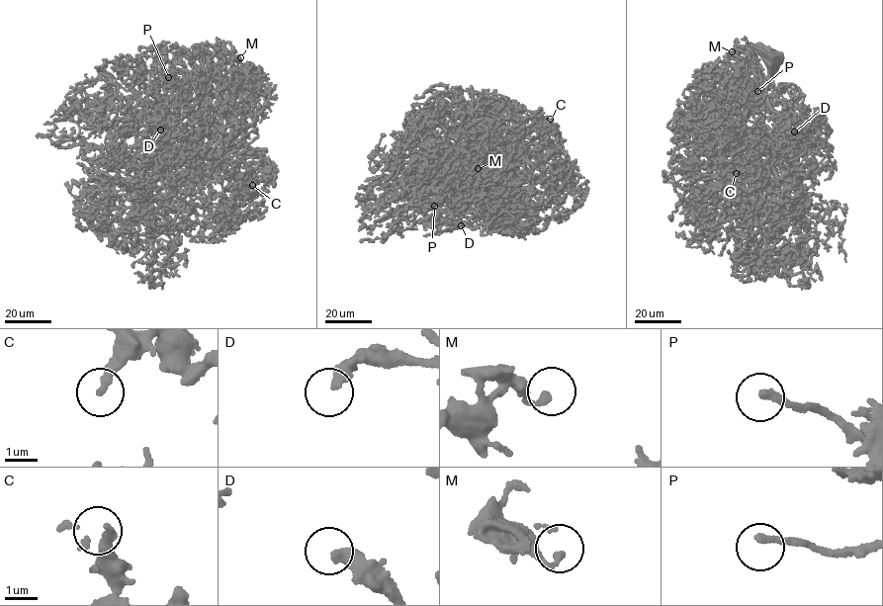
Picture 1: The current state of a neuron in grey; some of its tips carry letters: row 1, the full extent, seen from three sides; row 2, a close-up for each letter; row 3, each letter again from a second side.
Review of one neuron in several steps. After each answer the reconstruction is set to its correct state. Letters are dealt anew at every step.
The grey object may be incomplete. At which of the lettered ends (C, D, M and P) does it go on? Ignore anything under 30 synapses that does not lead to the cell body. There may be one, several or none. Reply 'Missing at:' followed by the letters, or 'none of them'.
Missing at: P

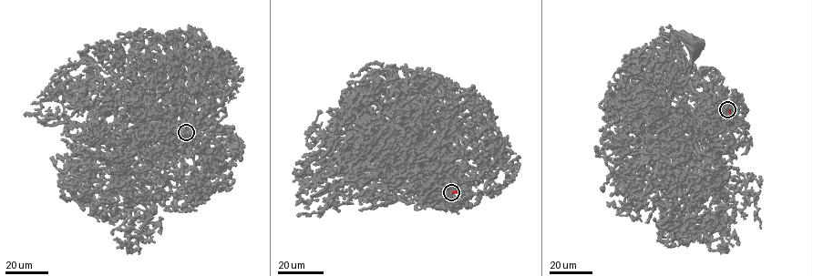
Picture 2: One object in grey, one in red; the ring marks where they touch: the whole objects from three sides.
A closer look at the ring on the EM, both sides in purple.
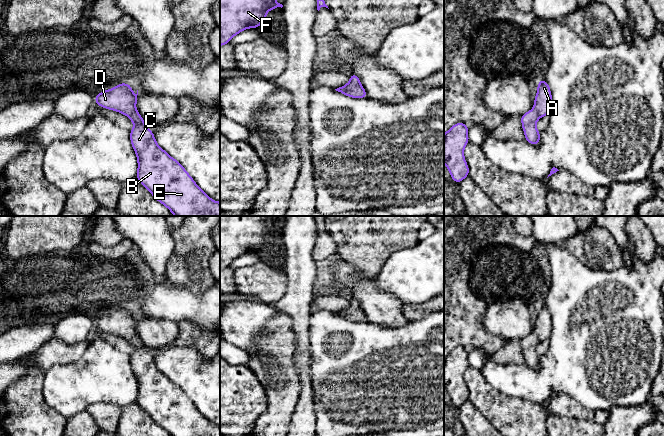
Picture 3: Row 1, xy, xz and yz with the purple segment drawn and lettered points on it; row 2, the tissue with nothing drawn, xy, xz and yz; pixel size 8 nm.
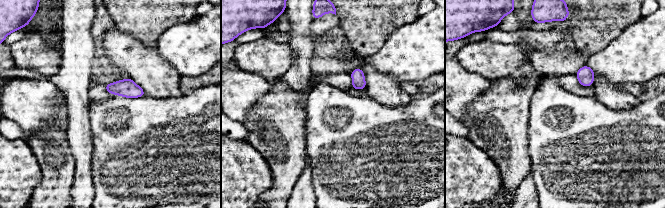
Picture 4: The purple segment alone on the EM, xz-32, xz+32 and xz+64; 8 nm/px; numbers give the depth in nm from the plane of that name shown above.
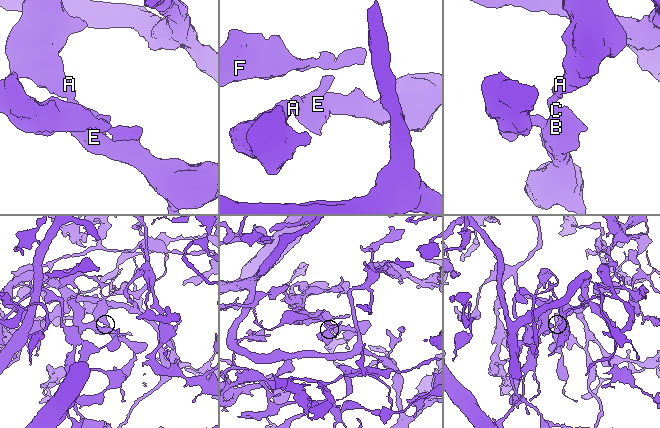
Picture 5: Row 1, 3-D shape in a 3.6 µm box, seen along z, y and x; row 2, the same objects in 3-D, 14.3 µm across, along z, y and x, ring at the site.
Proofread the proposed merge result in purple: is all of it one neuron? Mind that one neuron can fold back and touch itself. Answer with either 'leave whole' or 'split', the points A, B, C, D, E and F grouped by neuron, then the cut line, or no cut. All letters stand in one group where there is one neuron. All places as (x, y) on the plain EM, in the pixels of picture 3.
leave whole; A B C D E F; no cut

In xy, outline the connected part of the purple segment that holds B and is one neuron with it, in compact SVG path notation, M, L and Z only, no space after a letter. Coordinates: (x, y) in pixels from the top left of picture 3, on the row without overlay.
M120 307L94 321L95 327L100 331L120 336L134 347L130 355L130 364L138 385L136 403L171 436L220 436L220 426L212 424L198 411L185 392L159 371L153 356L145 349L136 334L137 319L138 314L135 319L130 308Z

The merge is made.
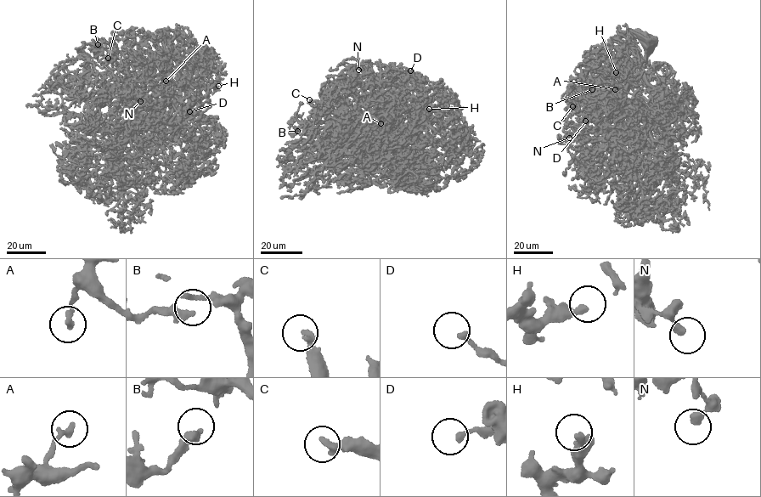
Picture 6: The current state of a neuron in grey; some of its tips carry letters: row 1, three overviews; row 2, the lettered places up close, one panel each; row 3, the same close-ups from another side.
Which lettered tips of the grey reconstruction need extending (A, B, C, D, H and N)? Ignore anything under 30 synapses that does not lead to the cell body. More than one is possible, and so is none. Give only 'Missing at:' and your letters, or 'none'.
Missing at: none

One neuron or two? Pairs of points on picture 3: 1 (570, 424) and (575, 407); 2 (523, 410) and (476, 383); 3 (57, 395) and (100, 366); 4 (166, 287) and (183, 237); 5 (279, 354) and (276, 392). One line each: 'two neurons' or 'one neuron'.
1: two neurons
2: one neuron
3: one neuron
4: two neurons
5: one neuron

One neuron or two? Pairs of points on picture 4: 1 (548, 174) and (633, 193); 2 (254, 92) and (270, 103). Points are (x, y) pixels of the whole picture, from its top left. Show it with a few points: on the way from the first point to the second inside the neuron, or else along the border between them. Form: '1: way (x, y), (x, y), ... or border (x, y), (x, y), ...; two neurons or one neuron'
1: way (569, 174), (612, 174); one neuron
2: border (273, 81), (273, 86), (253, 105), (247, 115); two neurons

